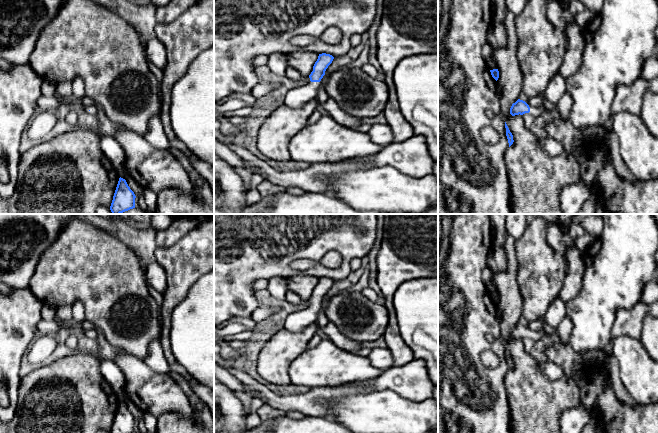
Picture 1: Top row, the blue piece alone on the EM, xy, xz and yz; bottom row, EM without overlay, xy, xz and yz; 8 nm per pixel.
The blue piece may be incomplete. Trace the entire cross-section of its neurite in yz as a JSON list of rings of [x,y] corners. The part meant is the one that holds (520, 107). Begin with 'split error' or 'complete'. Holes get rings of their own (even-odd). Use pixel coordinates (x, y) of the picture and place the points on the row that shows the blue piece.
split error; [[[520,99],[513,103],[510,108],[510,114],[512,116],[523,115],[530,112],[533,116],[537,117],[544,114],[546,111],[544,107],[530,107],[525,101]]]

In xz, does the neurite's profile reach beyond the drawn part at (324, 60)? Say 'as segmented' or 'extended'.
extended

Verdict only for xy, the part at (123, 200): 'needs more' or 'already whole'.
already whole

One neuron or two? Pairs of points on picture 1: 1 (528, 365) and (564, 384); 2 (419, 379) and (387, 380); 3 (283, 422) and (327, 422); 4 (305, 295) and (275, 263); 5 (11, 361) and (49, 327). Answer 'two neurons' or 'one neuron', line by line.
1: one neuron
2: one neuron
3: one neuron
4: two neurons
5: two neurons

